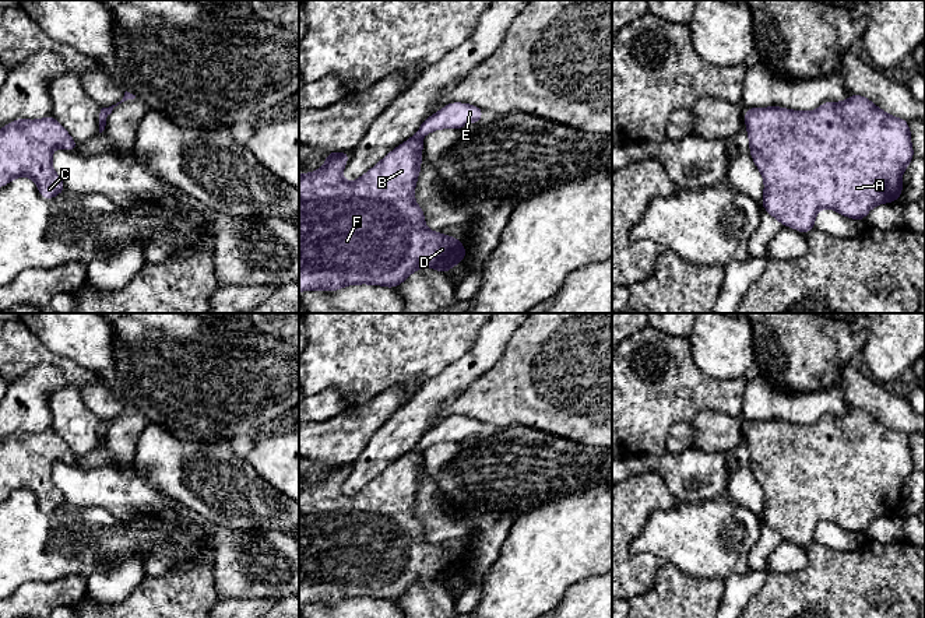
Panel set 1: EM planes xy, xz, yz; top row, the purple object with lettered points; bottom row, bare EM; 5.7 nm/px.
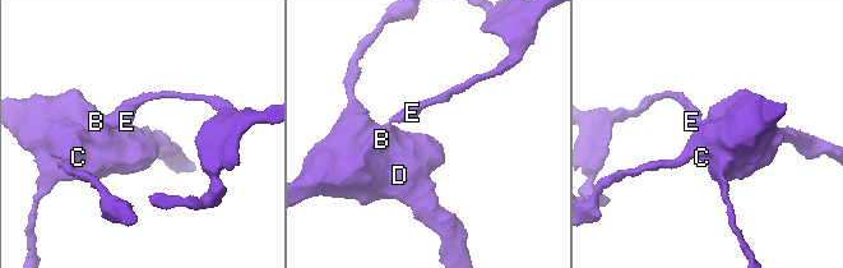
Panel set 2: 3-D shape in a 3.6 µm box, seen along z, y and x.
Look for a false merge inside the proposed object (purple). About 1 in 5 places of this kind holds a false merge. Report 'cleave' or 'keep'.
cleave

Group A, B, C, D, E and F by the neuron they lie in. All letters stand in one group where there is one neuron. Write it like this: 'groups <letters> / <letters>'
groups A B C D F / E

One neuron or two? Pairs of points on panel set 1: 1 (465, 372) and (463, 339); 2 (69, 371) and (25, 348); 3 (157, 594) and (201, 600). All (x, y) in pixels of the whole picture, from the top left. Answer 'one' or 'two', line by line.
1: two
2: one
3: one

